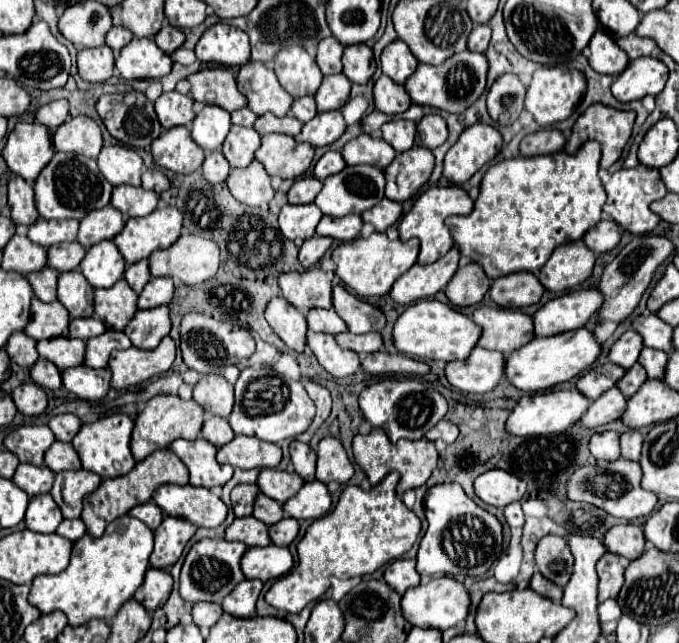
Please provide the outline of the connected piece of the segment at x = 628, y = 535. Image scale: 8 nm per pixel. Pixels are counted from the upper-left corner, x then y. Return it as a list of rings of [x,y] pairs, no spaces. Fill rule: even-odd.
[[[633,523],[611,527],[601,541],[605,543],[607,551],[611,551],[615,555],[621,555],[629,561],[637,559],[645,551],[643,531],[641,531],[641,527],[637,527]]]

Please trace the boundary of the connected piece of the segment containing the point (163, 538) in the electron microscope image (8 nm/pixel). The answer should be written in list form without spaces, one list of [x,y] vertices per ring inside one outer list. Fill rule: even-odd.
[[[165,517],[155,531],[155,549],[151,553],[151,567],[171,569],[181,557],[185,545],[195,535],[197,527],[179,517]]]

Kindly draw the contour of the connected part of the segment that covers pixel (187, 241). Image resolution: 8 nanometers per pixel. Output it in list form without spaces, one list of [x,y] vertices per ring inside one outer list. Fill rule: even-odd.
[[[181,235],[173,247],[153,251],[149,267],[153,277],[173,277],[185,285],[199,285],[217,273],[219,247],[197,235]]]

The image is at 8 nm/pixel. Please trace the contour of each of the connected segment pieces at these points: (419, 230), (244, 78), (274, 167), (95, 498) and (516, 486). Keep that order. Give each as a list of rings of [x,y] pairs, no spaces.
[[[457,185],[451,187],[431,187],[425,193],[421,193],[417,197],[417,201],[413,203],[411,211],[401,219],[399,223],[399,235],[401,241],[409,241],[411,237],[419,237],[421,239],[421,251],[419,251],[419,265],[429,265],[435,263],[437,259],[441,259],[451,247],[453,247],[453,237],[445,225],[445,219],[449,215],[461,215],[461,213],[471,213],[473,209],[473,201],[469,199],[467,191],[463,191]]]
[[[249,61],[243,65],[237,75],[237,85],[249,99],[249,107],[255,111],[255,115],[273,113],[283,117],[291,109],[293,97],[279,85],[275,73],[263,63]]]
[[[273,133],[261,137],[261,147],[257,149],[255,159],[263,163],[271,177],[279,175],[281,179],[297,179],[313,161],[313,147],[309,143],[297,143],[289,135]]]
[[[161,449],[161,451],[155,451],[153,455],[149,455],[147,459],[139,461],[133,471],[129,471],[127,475],[123,477],[117,477],[117,479],[107,479],[99,485],[99,489],[93,493],[93,495],[87,495],[85,497],[85,503],[83,503],[83,513],[81,513],[81,519],[87,527],[87,533],[91,537],[101,537],[105,527],[125,515],[129,509],[133,509],[135,505],[141,505],[141,503],[147,503],[151,501],[151,495],[153,491],[159,487],[159,485],[165,485],[165,483],[173,483],[173,485],[185,485],[189,483],[189,473],[187,473],[187,467],[181,463],[181,459],[177,455],[173,455],[171,449]]]
[[[501,469],[485,471],[475,479],[475,493],[481,501],[493,507],[505,507],[513,501],[521,501],[527,491],[527,485]]]

